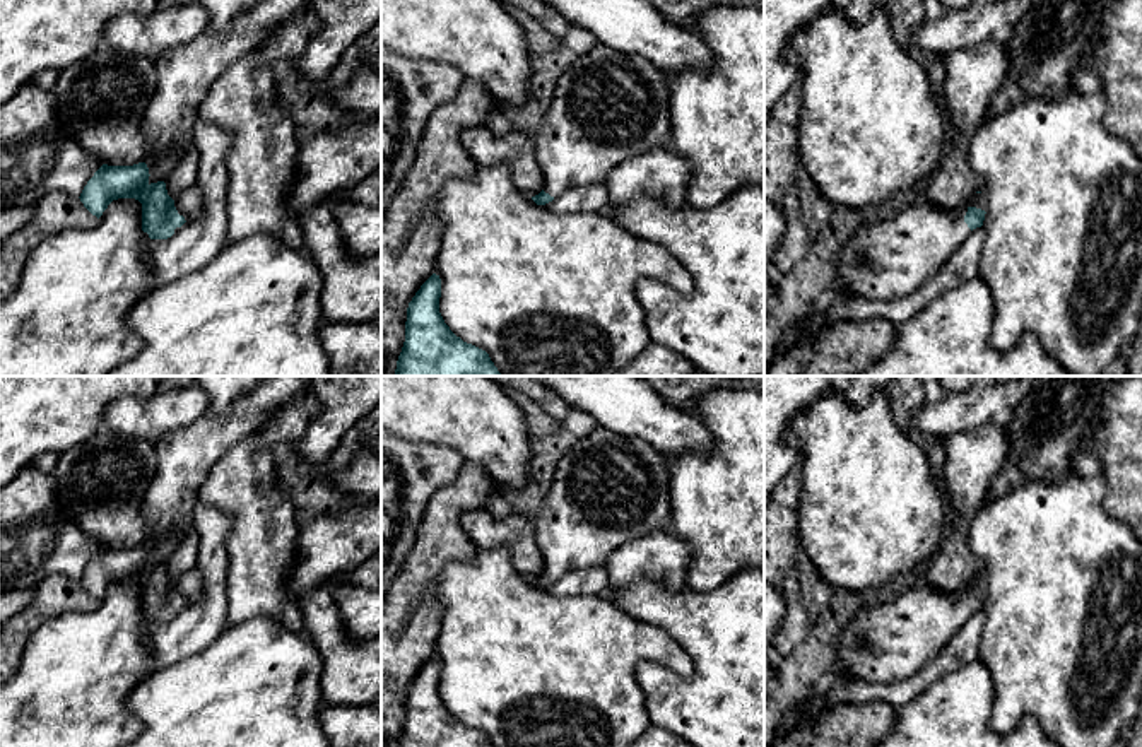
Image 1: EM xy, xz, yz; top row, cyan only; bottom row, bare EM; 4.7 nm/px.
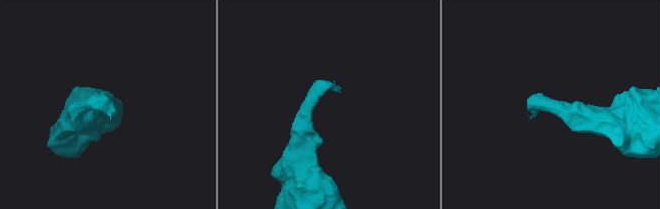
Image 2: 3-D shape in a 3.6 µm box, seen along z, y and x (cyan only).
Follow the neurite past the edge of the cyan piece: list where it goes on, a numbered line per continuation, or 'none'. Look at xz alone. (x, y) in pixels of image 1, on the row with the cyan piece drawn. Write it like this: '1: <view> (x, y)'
1: xz (607, 106)

